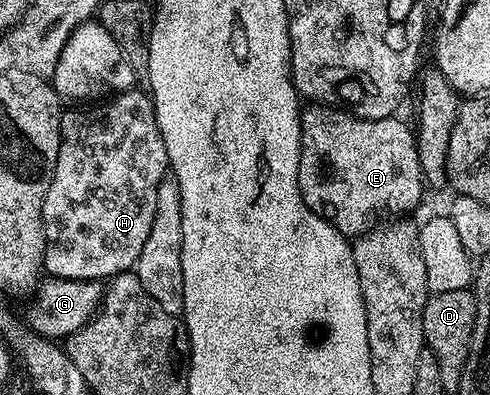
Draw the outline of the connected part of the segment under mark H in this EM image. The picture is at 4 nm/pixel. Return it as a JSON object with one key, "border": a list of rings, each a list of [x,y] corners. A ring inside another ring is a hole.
{"border":[[[129,90],[117,92],[103,102],[91,106],[76,106],[73,112],[60,113],[60,145],[58,146],[58,162],[54,166],[54,174],[50,178],[50,190],[46,190],[46,198],[42,202],[42,218],[44,219],[44,272],[49,277],[61,276],[63,280],[99,280],[117,276],[120,272],[135,269],[136,259],[142,254],[142,246],[146,246],[146,238],[150,235],[150,225],[154,223],[154,210],[158,206],[158,186],[162,178],[169,175],[170,165],[166,154],[166,142],[162,142],[162,134],[158,130],[158,118],[154,114],[152,97],[147,91]]]}

